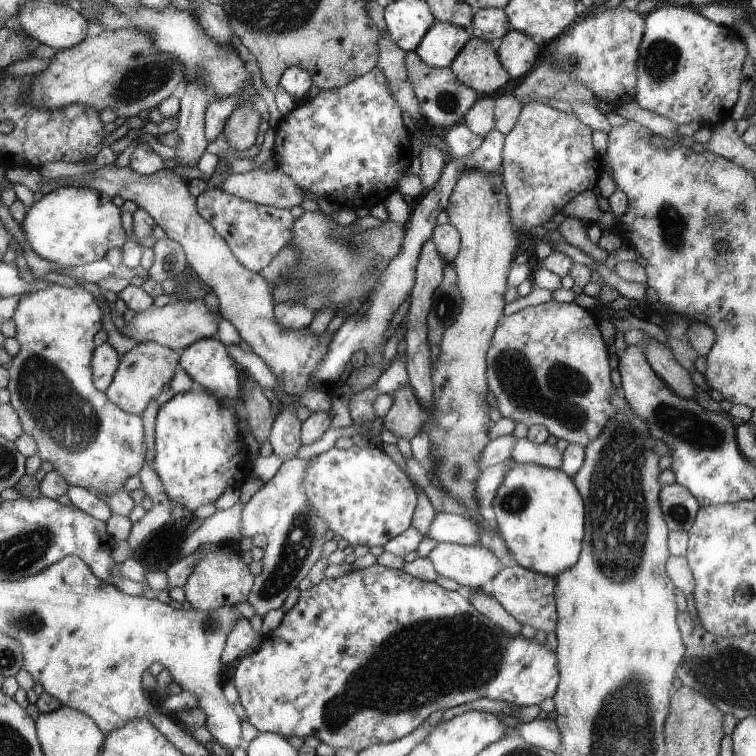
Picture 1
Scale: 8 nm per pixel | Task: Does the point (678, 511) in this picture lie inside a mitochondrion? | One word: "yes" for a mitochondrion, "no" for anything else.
yes

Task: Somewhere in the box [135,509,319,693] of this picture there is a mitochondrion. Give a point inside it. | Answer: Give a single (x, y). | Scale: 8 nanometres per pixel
(209, 626)

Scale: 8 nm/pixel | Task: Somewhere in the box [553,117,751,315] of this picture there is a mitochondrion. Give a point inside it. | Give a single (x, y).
(672, 224)

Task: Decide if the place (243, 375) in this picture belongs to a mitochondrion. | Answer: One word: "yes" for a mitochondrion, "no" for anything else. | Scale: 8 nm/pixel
no

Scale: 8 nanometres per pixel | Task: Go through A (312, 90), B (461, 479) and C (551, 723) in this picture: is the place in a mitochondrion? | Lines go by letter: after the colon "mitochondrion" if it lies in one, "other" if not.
A: other
B: other
C: other

